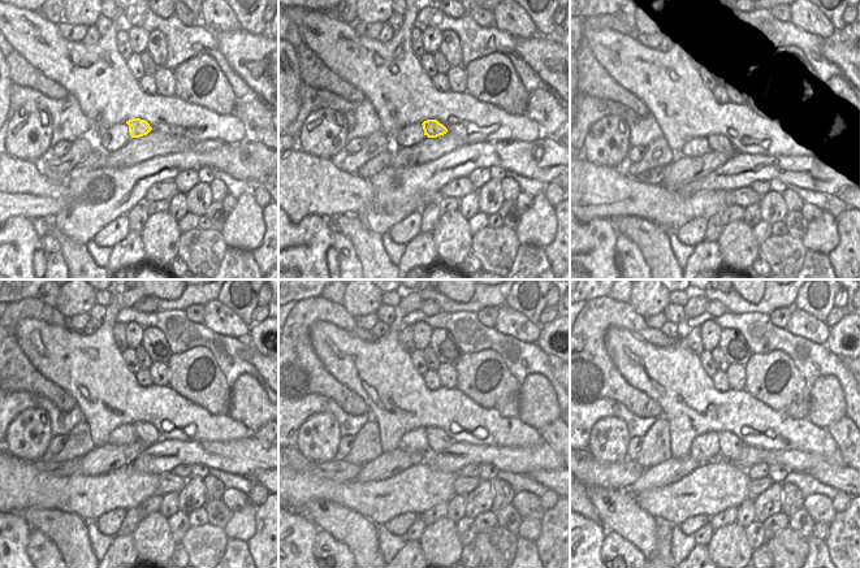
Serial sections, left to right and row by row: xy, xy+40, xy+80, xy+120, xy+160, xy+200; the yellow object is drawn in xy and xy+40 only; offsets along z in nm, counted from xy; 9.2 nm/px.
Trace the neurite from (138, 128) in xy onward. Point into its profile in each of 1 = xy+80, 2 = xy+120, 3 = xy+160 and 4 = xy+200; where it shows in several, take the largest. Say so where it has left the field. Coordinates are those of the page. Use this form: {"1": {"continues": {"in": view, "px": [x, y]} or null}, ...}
{"1": {"continues": {"in": "xy+80", "px": [731, 135]}}, "2": {"continues": {"in": "xy+120", "px": [147, 434]}}, "3": {"continues": {"in": "xy+160", "px": [437, 439]}}, "4": {"continues": {"in": "xy+200", "px": [731, 447]}}}

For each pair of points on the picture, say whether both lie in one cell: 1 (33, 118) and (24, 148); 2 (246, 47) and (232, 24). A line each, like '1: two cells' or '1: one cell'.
1: one cell
2: two cells

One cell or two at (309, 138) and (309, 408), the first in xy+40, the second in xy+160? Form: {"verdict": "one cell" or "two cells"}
{"verdict": "two cells"}

